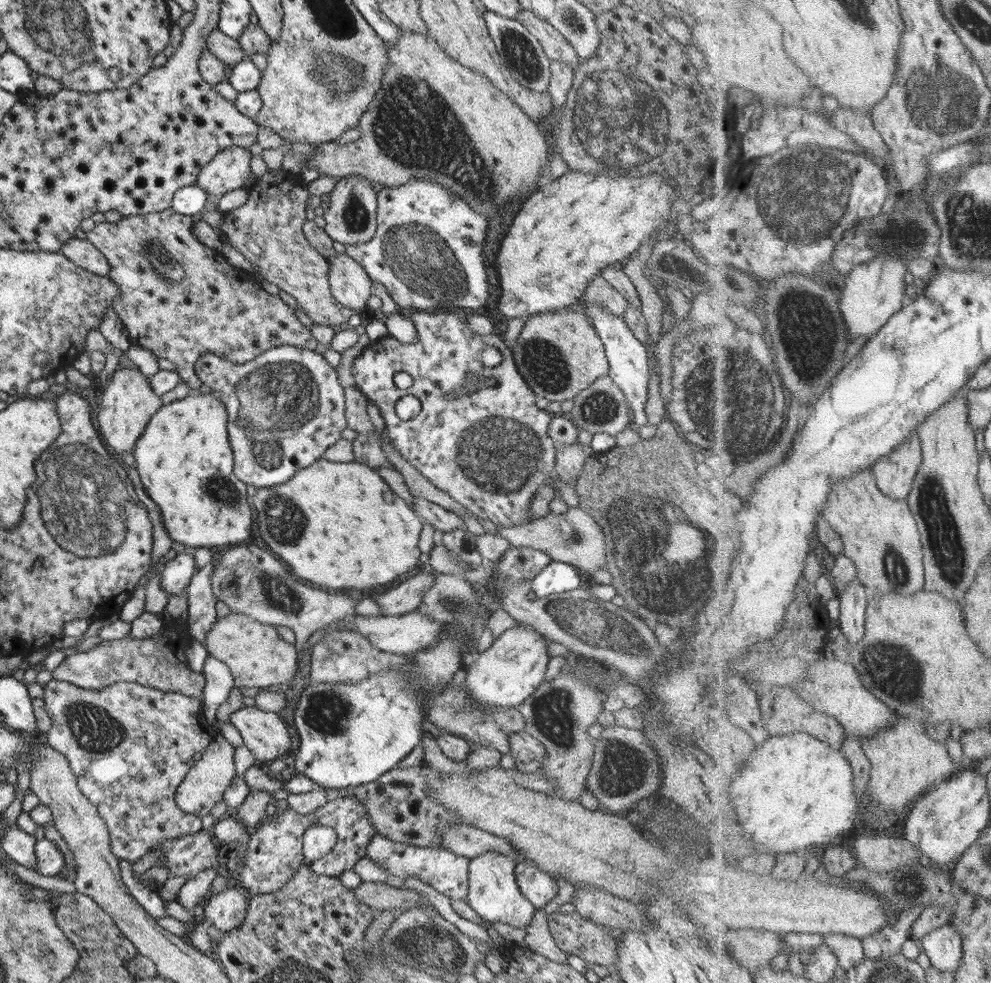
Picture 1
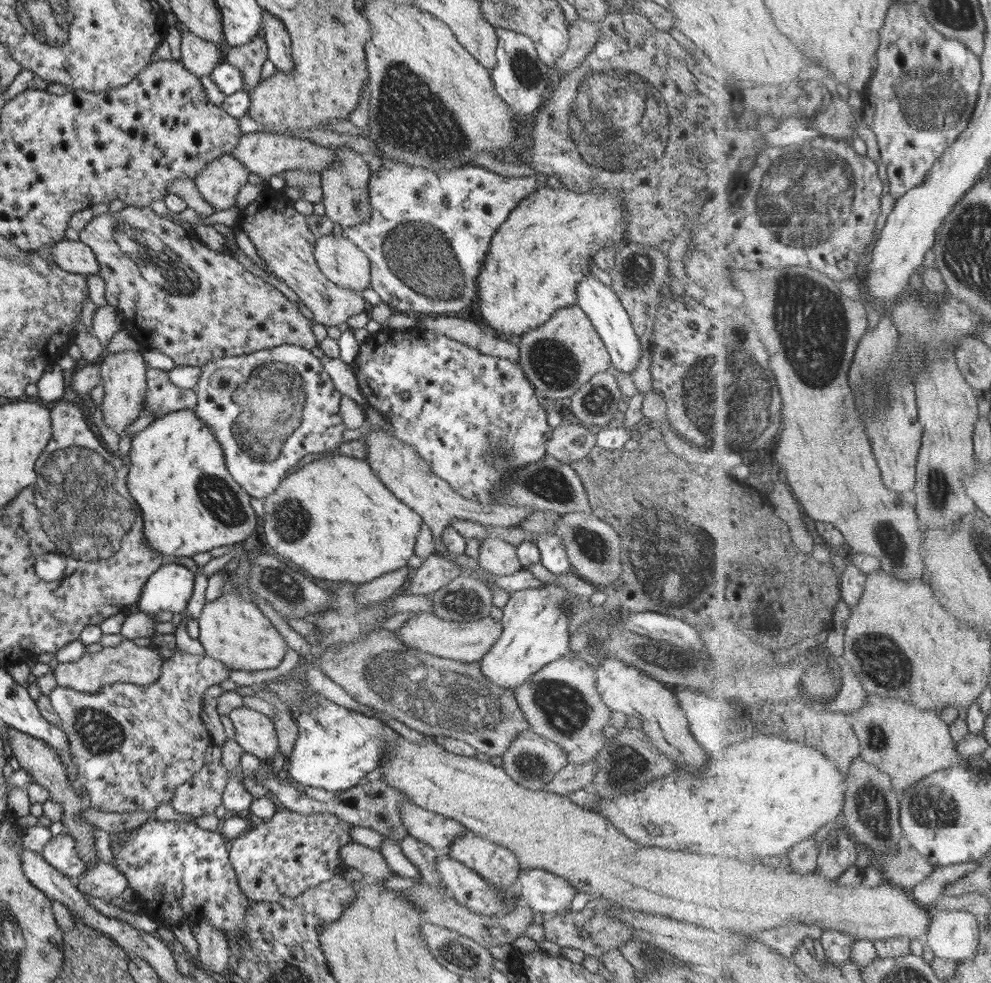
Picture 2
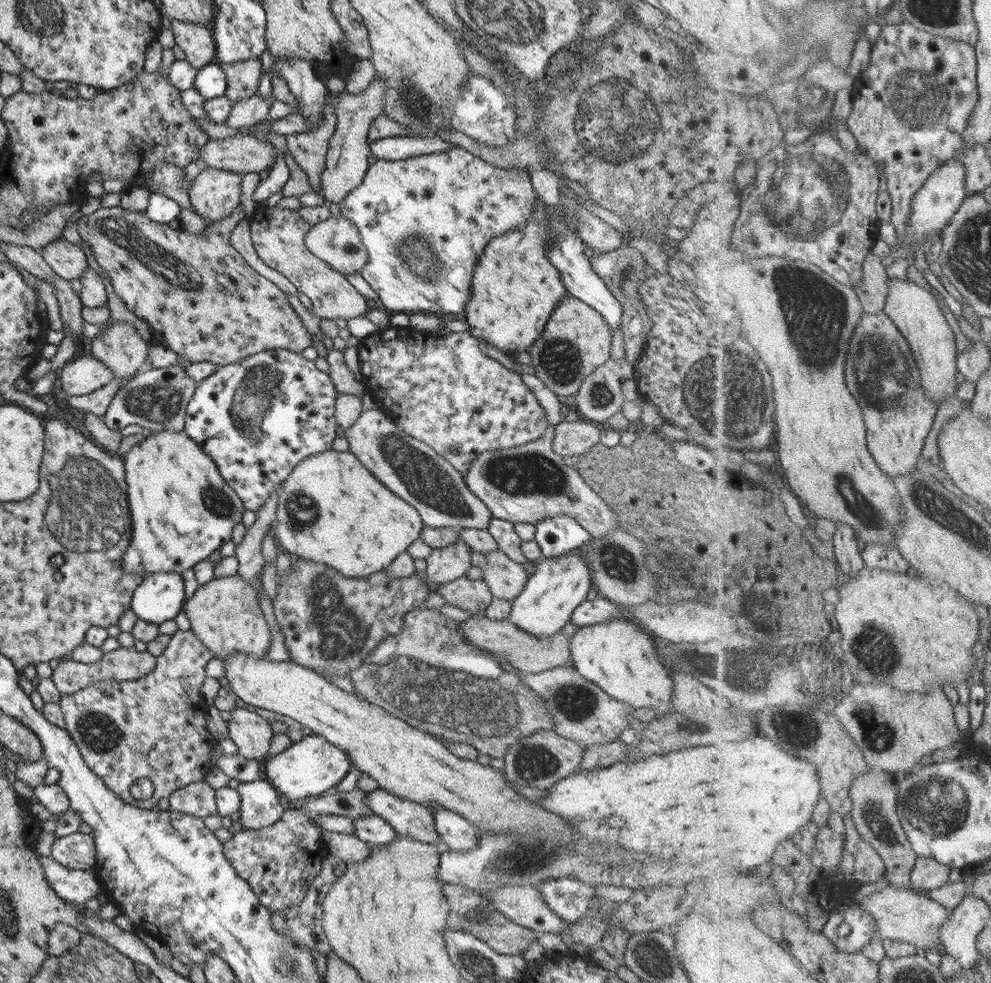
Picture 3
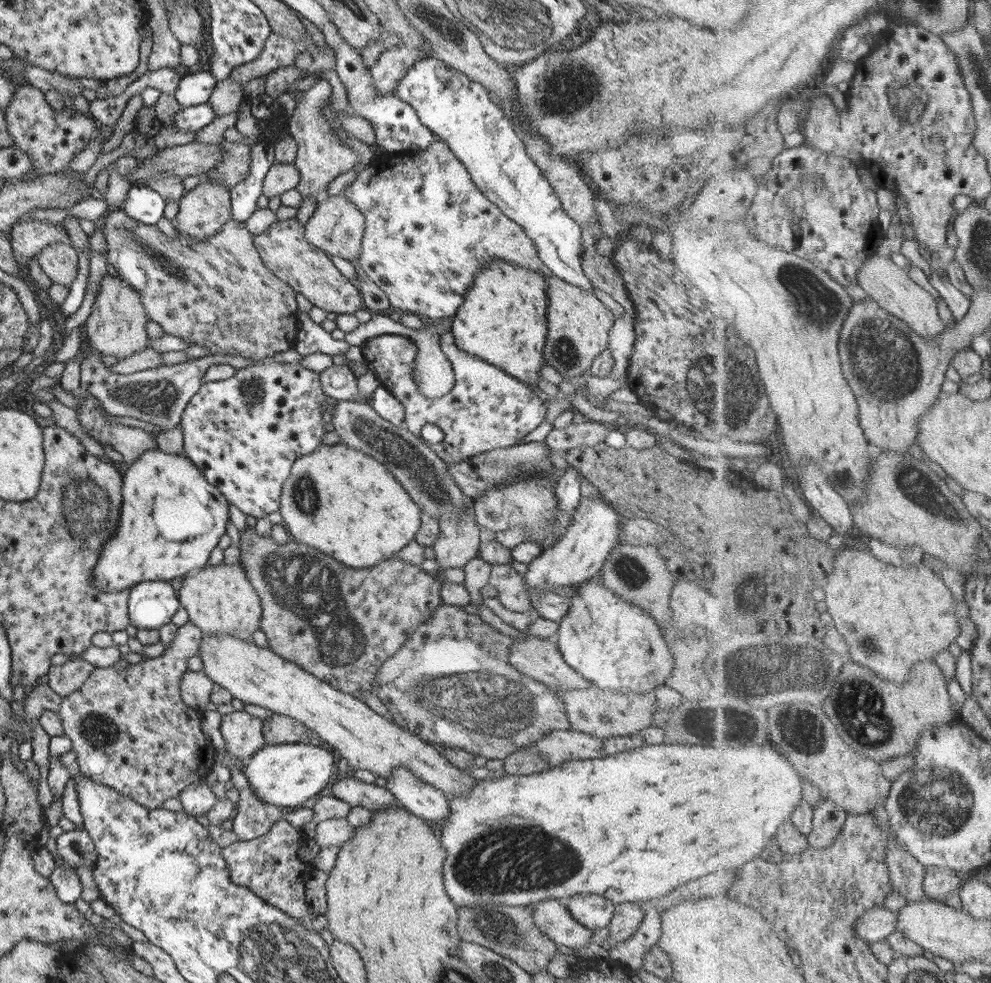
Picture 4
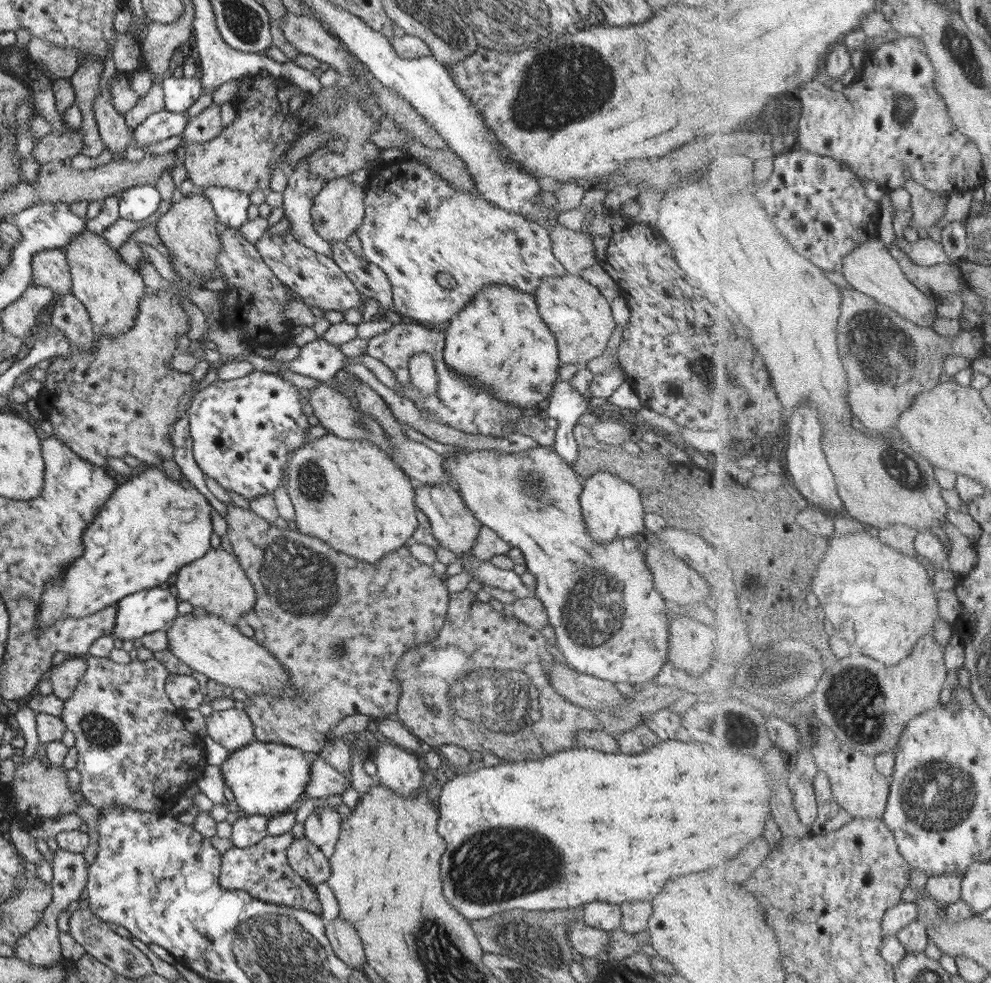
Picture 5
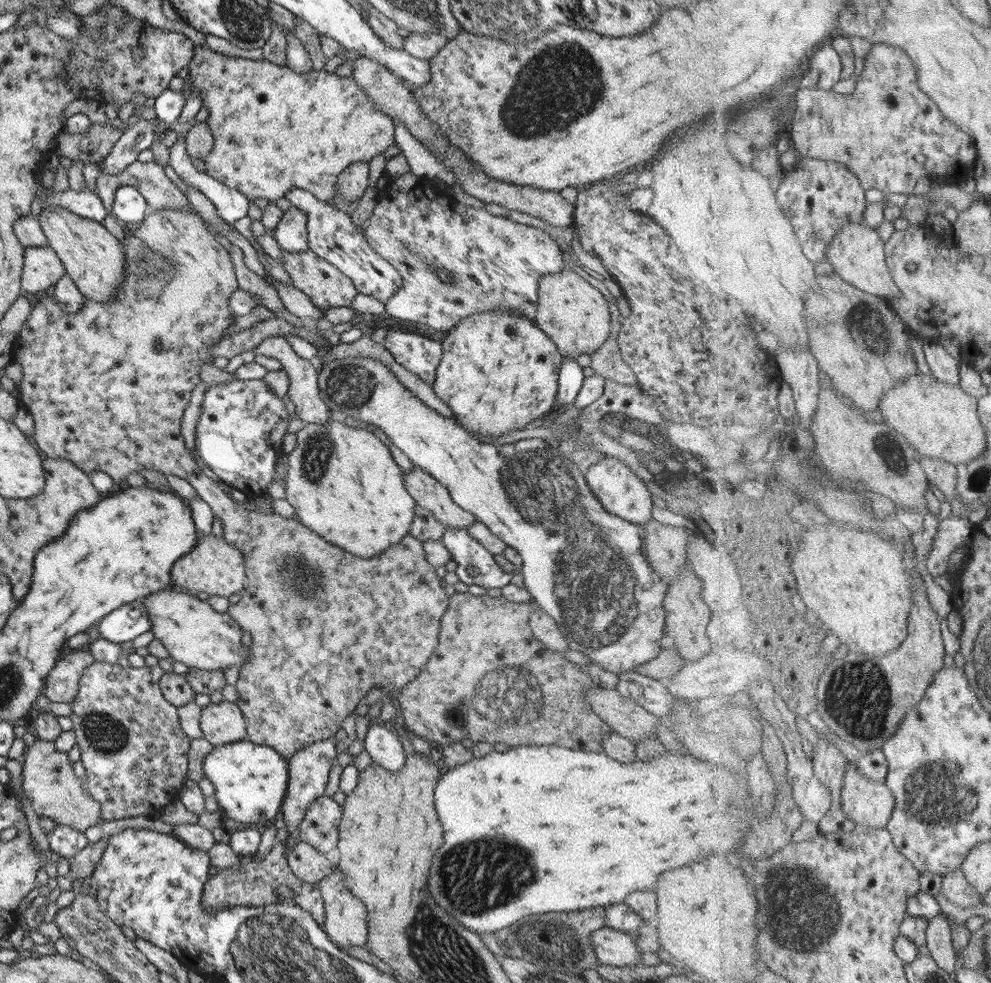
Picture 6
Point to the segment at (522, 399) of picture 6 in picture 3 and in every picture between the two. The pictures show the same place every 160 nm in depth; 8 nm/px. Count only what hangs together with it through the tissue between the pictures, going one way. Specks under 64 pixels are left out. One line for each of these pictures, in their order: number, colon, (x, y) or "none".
3: (513, 289)
4: (502, 320)
5: (499, 339)

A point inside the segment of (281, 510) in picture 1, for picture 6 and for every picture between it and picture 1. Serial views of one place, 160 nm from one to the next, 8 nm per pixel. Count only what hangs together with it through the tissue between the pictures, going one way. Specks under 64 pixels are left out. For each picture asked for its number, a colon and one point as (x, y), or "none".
2: (333, 518)
3: (330, 509)
4: (340, 501)
5: (347, 492)
6: (341, 482)

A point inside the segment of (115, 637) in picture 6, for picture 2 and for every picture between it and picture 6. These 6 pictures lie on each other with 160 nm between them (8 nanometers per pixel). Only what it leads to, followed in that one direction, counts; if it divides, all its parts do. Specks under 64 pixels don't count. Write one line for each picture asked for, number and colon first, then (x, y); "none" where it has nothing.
2: (168, 588)
3: (158, 597)
4: (150, 604)
5: (149, 610)

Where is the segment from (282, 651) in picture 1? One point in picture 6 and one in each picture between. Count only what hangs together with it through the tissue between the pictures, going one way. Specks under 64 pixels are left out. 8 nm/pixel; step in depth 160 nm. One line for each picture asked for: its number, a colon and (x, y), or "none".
2: (231, 629)
3: (224, 614)
4: (218, 599)
5: (215, 582)
6: (213, 566)

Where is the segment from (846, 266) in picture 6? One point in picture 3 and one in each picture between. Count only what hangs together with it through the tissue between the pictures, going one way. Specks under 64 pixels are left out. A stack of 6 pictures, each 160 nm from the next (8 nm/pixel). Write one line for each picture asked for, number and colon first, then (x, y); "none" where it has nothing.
3: (914, 309)
4: (889, 285)
5: (871, 268)

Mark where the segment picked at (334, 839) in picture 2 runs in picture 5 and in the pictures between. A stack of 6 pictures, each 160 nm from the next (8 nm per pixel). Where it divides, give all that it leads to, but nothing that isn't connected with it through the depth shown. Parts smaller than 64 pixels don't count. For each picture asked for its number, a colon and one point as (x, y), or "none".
3: (275, 861)
4: (269, 865)
5: (262, 871)

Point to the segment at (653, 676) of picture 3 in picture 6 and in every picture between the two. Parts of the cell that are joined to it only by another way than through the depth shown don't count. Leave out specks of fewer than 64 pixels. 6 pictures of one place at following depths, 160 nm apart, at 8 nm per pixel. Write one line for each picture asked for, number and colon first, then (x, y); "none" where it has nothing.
4: (612, 643)
5: (609, 622)
6: (586, 569)

